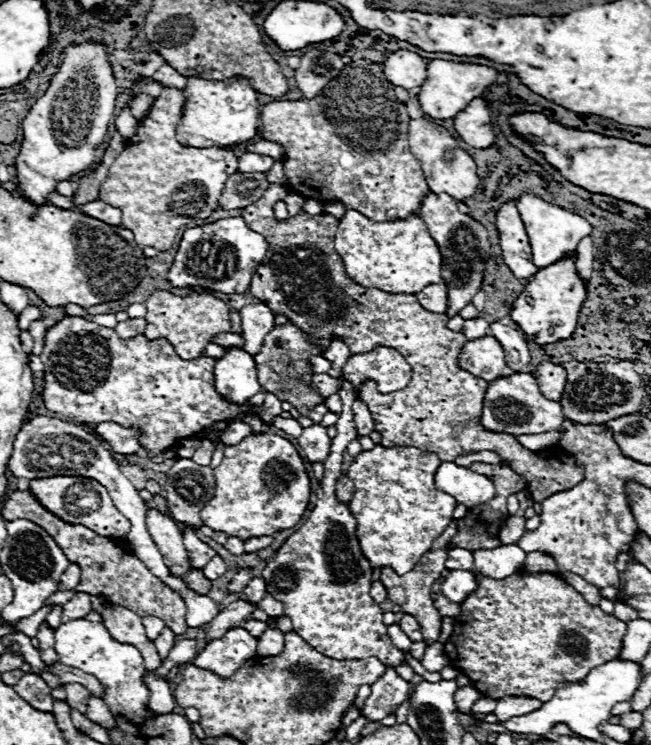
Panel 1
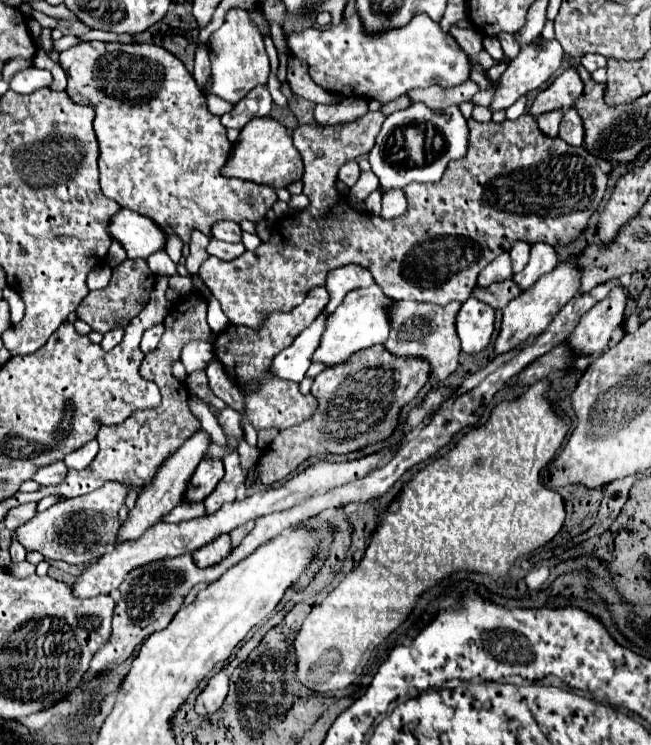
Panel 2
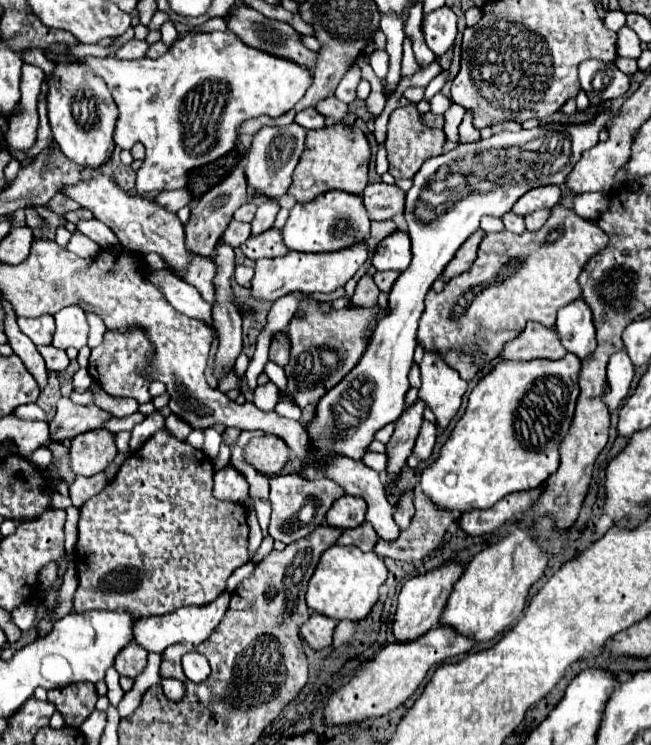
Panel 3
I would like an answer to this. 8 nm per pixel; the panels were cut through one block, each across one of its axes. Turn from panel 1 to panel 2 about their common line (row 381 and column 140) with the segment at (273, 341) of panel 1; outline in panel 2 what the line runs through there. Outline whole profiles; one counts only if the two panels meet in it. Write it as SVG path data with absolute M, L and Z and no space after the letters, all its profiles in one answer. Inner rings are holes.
M124 260L120 266L112 270L112 280L102 290L92 290L76 308L78 320L84 320L92 330L106 334L114 328L126 328L134 316L142 312L142 306L146 306L146 298L150 298L150 290L154 290L154 278L156 274L148 268L146 260Z

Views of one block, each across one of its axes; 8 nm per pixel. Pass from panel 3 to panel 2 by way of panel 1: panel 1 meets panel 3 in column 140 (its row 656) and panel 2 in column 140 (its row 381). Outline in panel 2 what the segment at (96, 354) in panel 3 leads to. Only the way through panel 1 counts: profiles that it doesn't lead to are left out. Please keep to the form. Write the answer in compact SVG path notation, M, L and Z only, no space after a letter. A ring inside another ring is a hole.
M158 324L158 326L152 326L150 330L146 330L146 332L144 332L144 336L142 336L142 342L140 342L140 348L142 348L142 352L144 352L144 354L152 352L152 350L158 346L162 332L164 332L164 326L162 326L162 324Z

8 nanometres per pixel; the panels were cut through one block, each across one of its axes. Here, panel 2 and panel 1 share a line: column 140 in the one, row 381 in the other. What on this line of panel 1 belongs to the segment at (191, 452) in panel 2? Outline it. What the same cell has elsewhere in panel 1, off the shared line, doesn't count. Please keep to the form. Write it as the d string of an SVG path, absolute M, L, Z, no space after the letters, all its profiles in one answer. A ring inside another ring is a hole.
M510 374L492 380L486 388L484 410L482 410L482 426L490 432L508 432L514 436L520 434L542 434L550 430L558 430L564 422L562 406L554 400L548 400L540 394L536 380L532 374Z

